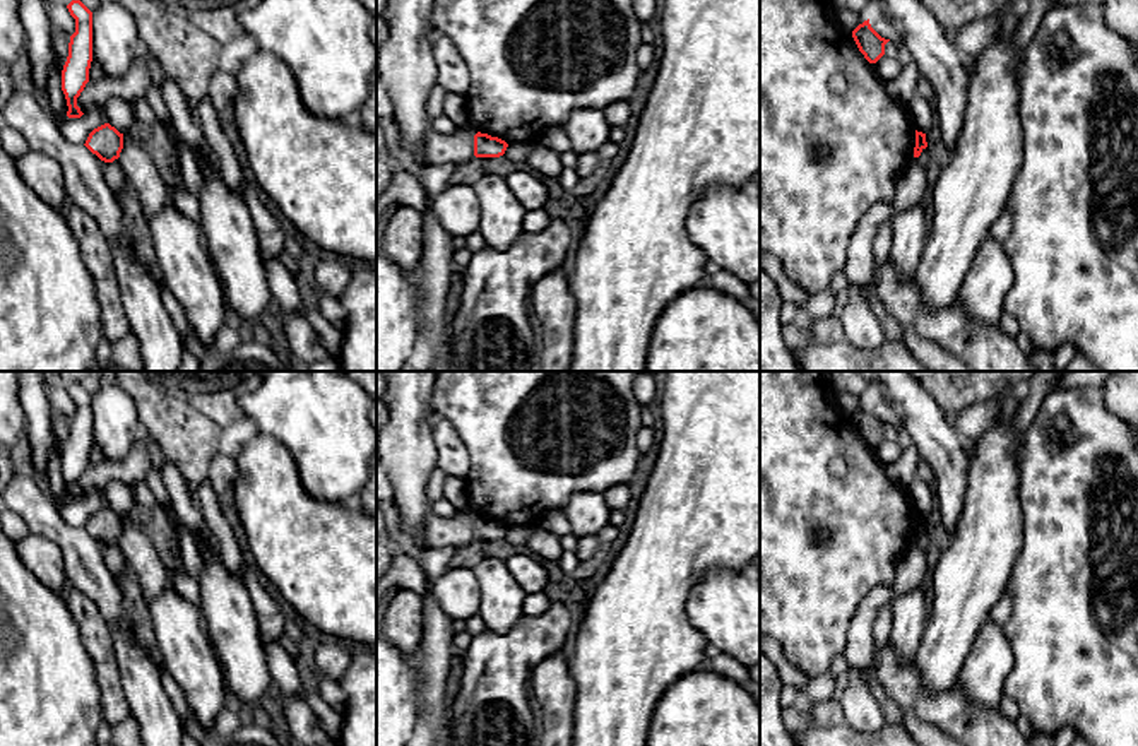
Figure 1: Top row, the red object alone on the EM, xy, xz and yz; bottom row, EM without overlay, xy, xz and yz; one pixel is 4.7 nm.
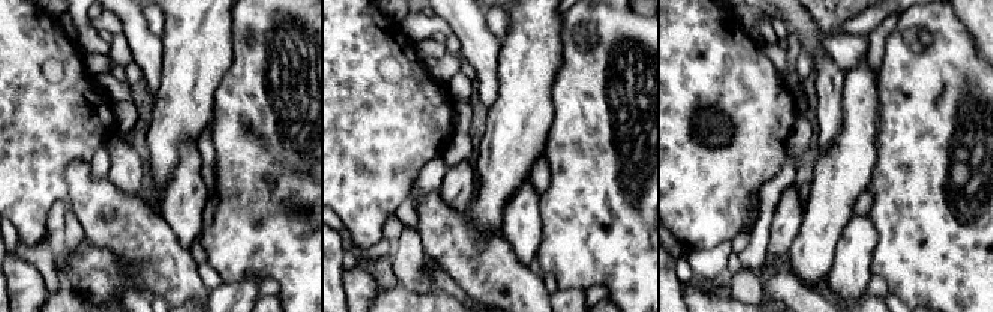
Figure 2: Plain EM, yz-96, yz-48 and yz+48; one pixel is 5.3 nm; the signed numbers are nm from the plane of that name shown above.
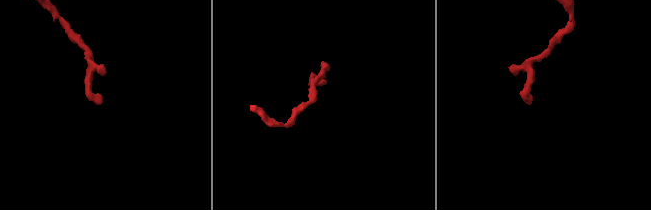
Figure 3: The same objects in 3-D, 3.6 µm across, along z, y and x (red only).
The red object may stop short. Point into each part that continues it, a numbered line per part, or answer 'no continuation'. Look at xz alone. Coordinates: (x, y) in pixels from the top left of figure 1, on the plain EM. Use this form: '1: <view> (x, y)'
no continuation

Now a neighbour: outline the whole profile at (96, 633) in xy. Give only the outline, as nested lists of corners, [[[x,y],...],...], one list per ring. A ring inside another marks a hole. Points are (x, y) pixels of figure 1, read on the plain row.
[[[68,590],[65,604],[80,631],[82,645],[96,667],[103,719],[115,727],[130,717],[130,707],[123,695],[122,676],[116,666],[113,630],[98,606],[80,590]]]

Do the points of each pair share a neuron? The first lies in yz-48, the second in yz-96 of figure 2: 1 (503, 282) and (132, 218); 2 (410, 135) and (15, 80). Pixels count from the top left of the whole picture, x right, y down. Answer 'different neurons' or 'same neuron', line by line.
1: same neuron
2: same neuron

